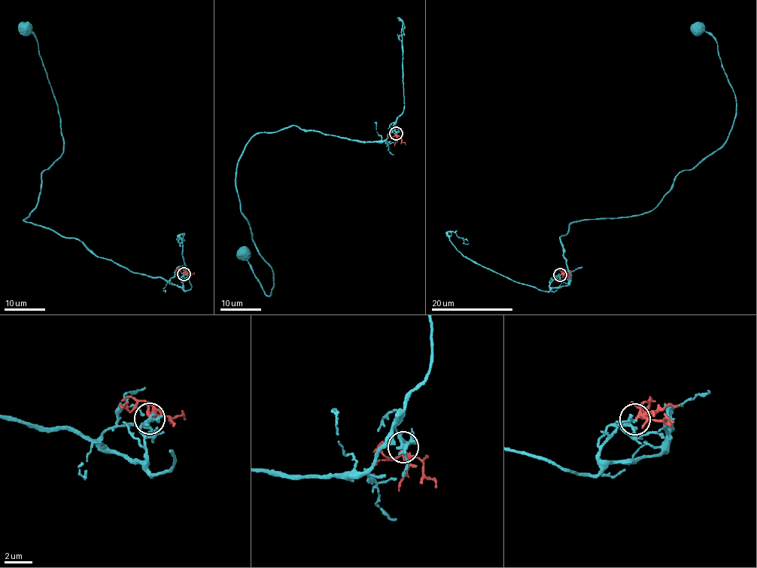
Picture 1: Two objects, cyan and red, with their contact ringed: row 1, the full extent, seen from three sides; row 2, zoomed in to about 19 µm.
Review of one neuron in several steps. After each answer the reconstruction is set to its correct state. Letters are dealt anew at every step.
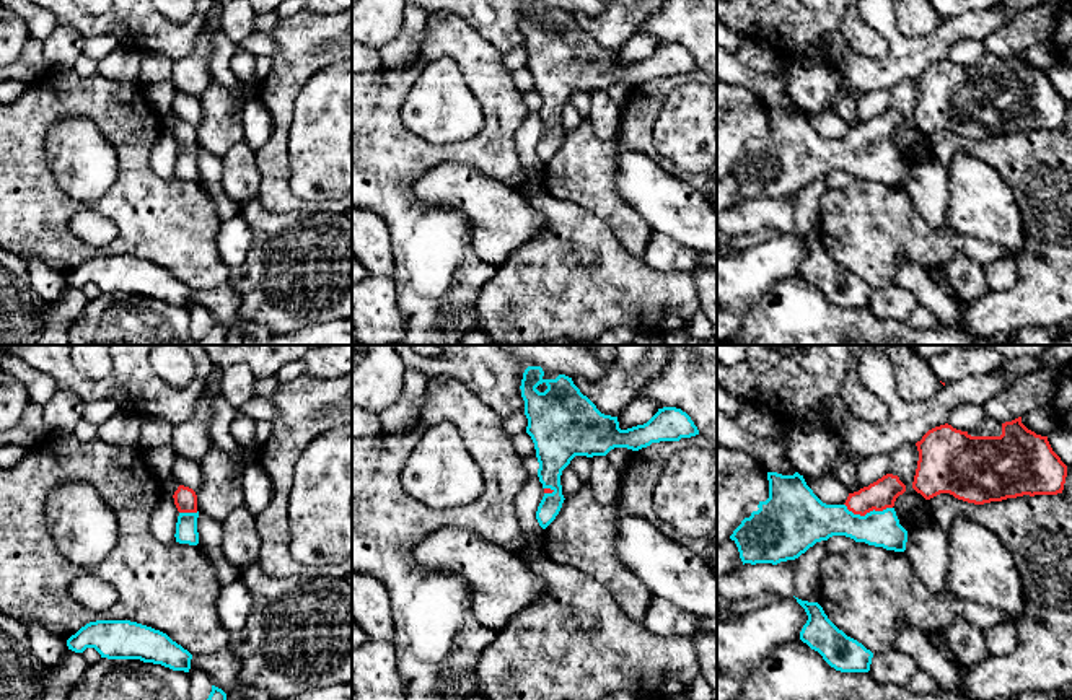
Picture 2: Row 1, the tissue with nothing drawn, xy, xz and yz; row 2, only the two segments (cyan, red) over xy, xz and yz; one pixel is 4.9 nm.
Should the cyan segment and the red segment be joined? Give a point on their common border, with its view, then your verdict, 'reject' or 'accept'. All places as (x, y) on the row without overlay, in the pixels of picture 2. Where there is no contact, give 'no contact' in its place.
contact yz (867, 148); accept

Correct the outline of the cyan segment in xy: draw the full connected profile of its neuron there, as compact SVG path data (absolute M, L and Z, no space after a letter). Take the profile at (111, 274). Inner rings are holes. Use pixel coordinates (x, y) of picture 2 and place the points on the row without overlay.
M96 256L67 275L68 285L94 283L108 295L140 295L189 308L192 290L166 269L130 256Z

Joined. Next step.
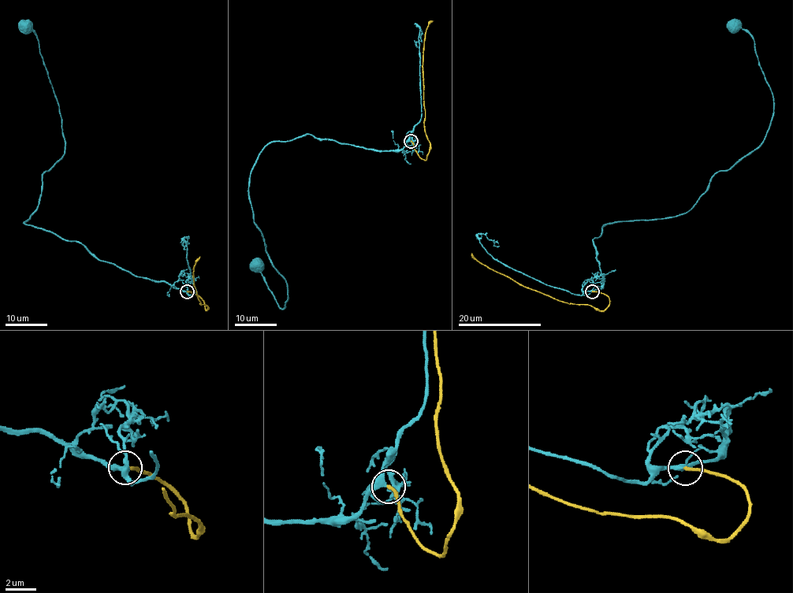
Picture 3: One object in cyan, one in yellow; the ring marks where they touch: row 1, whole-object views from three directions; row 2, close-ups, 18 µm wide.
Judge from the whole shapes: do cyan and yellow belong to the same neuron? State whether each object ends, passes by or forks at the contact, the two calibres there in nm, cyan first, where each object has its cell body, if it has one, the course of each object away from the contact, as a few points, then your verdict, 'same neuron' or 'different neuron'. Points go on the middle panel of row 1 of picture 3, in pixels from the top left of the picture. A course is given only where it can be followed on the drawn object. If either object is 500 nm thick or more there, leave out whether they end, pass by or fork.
cyan passes by | yellow ends | 320/220 nm | cyan (256, 264) | yellow none | cyan via (411, 142), (387, 150), (311, 135), (269, 142), (250, 175), (249, 199), (286, 283), (283, 309), (258, 264) | yellow via (411, 142), (417, 154), (426, 160), (430, 147), (424, 129), (422, 71), (425, 33), (433, 20) | same neuron

